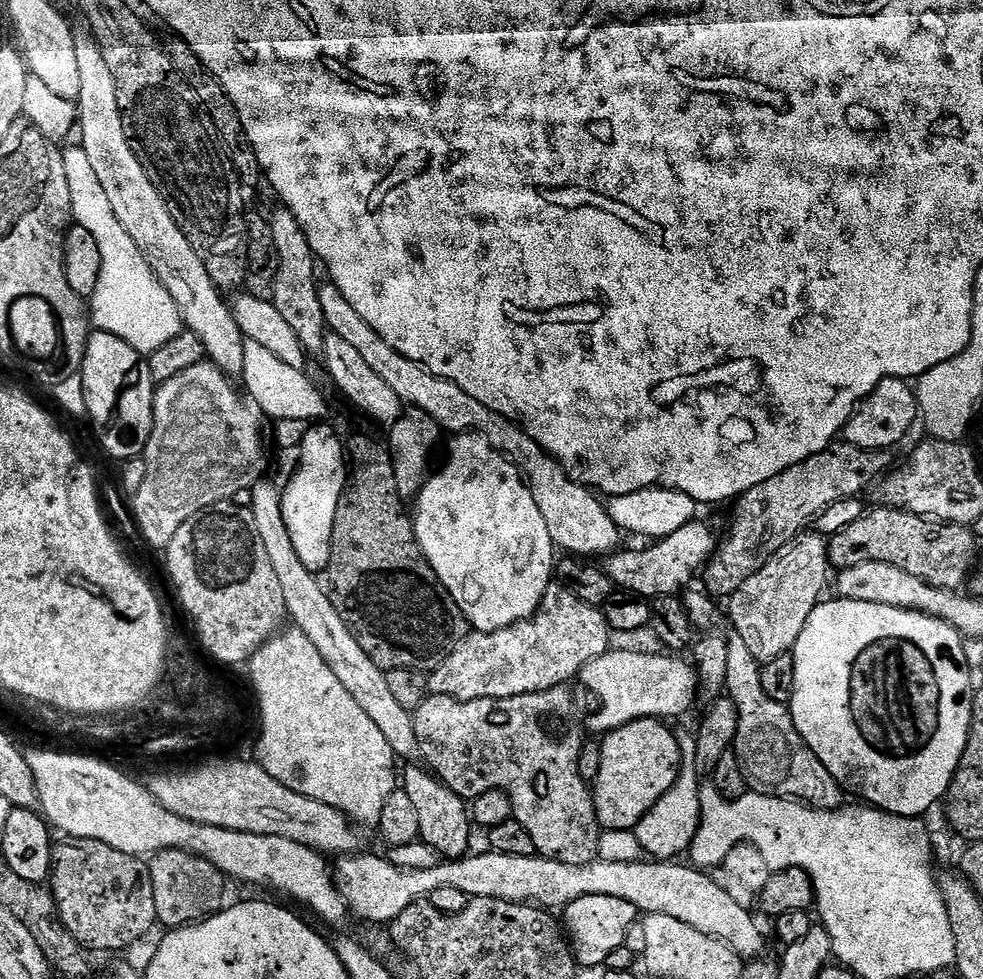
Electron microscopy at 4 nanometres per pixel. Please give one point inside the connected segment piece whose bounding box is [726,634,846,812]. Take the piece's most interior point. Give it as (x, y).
(774, 758)

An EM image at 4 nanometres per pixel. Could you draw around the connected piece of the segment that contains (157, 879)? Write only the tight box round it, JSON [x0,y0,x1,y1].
[148,848,226,930]

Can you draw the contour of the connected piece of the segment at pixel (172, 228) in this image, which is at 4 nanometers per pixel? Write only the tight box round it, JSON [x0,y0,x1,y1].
[74,31,244,378]

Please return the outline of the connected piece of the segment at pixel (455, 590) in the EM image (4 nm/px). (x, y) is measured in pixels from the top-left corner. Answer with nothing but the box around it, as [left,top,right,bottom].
[411,432,554,632]

